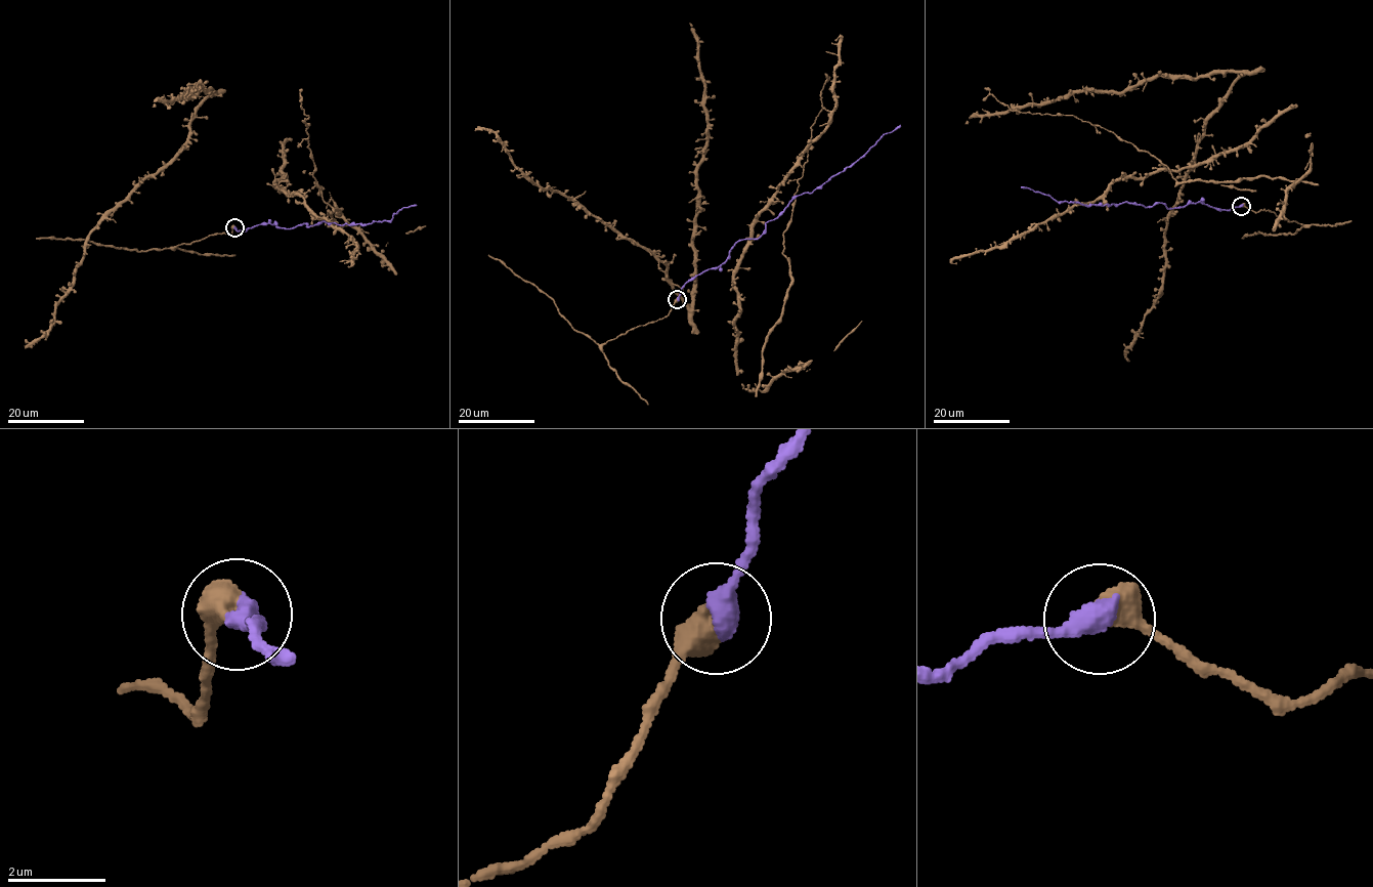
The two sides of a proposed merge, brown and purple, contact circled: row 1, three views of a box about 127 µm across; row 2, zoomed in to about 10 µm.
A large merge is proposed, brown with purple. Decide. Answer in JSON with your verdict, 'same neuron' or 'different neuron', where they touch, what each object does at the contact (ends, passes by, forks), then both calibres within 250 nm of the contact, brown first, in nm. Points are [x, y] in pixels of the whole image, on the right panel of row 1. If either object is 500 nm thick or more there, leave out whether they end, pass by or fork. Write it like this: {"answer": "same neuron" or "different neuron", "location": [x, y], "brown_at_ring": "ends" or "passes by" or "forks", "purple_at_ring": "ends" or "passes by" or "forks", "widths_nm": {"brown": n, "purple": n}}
{"answer": "same neuron", "location": [1241, 206], "widths_nm": {"brown": 600, "purple": 480}}

